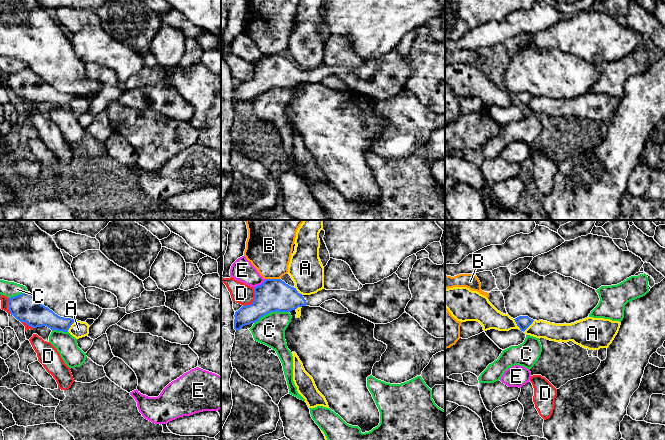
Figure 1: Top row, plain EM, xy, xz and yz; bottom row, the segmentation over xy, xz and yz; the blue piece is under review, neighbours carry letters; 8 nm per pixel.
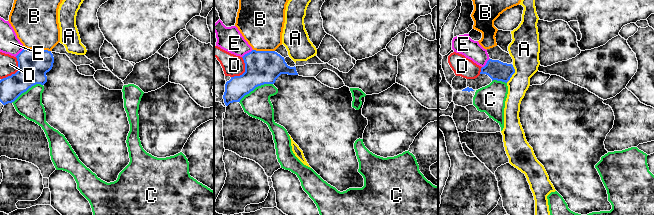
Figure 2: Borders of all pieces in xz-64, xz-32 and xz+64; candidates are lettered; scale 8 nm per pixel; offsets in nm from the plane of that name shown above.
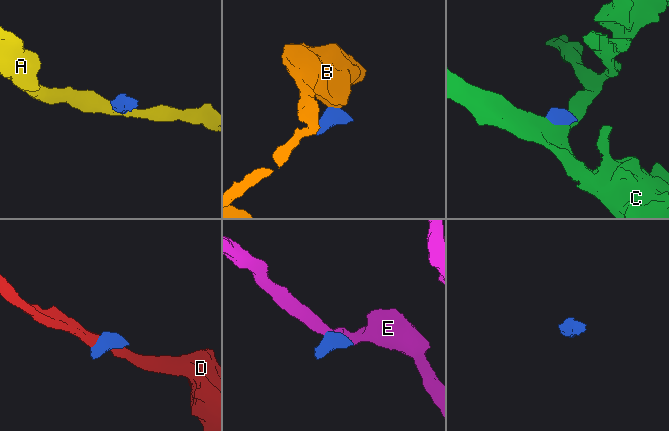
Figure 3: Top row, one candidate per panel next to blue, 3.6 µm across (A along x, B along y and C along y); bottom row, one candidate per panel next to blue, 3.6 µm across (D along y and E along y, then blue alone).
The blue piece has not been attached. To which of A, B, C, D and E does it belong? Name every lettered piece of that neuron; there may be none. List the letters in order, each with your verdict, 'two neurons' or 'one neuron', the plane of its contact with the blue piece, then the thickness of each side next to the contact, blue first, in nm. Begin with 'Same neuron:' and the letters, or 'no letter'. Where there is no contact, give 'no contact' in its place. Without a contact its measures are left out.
Same neuron: no letter
A: two neurons; meets blue in xy; 160 nm thick on the blue side, 140 nm on the other
B: two neurons; meets blue in xz; 260 nm thick on the blue side, 360 nm on the other
C: two neurons; meets blue in xz; 260 nm thick on the blue side, 240 nm on the other
D: two neurons; meets blue in xz; 260 nm thick on the blue side, 160 nm on the other
E: two neurons; meets blue in xz; 260 nm thick on the blue side, 180 nm on the other

